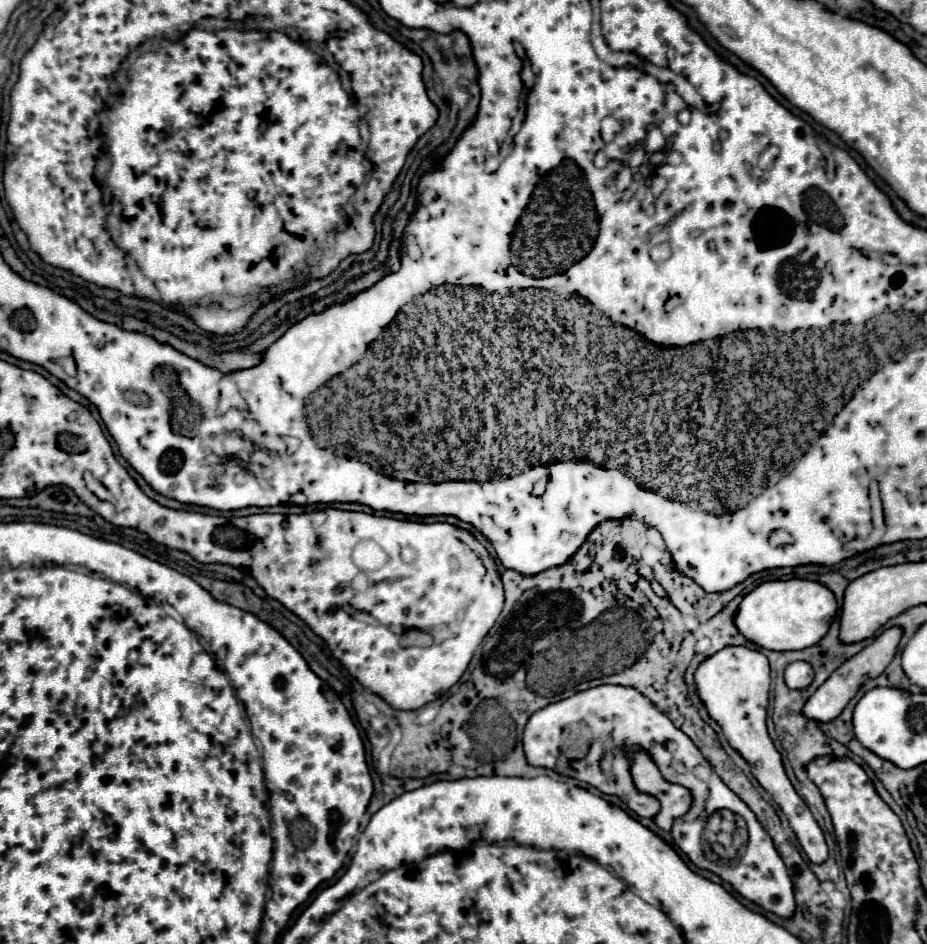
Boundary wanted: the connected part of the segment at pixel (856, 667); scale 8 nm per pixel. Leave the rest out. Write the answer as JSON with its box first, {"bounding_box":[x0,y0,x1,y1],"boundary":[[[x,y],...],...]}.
{"bounding_box":[803,627,901,723],"boundary":[[[899,627],[885,629],[871,645],[867,645],[863,651],[859,651],[857,655],[853,655],[837,671],[831,673],[831,677],[807,699],[807,703],[803,707],[803,715],[809,717],[809,719],[815,719],[819,723],[829,723],[829,721],[837,719],[841,715],[843,707],[855,697],[855,693],[863,685],[863,681],[869,679],[869,677],[879,677],[885,671],[885,667],[891,663],[893,655],[897,653],[899,639],[901,639],[901,629]]]}

